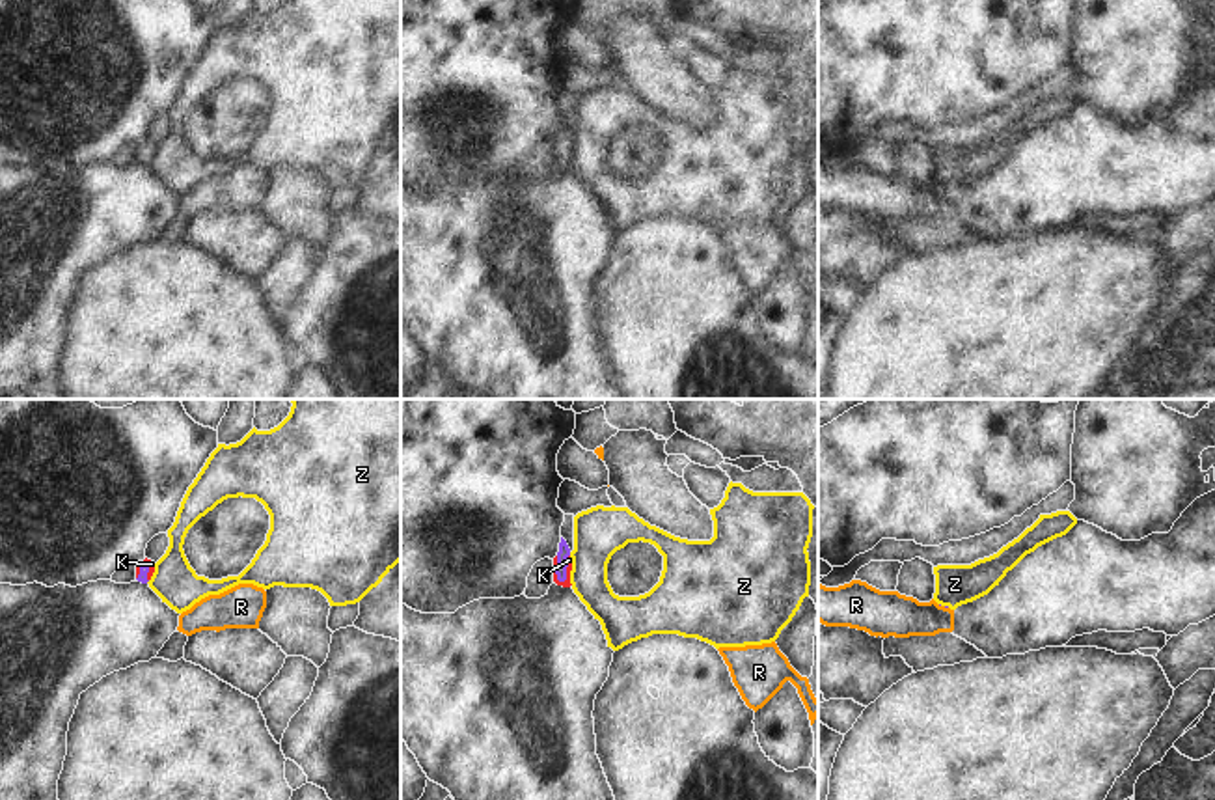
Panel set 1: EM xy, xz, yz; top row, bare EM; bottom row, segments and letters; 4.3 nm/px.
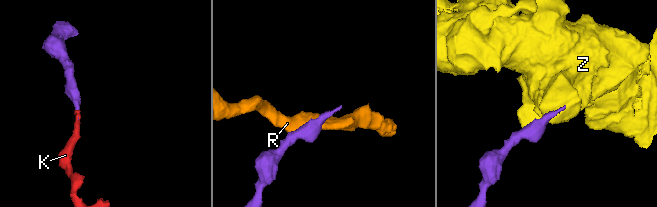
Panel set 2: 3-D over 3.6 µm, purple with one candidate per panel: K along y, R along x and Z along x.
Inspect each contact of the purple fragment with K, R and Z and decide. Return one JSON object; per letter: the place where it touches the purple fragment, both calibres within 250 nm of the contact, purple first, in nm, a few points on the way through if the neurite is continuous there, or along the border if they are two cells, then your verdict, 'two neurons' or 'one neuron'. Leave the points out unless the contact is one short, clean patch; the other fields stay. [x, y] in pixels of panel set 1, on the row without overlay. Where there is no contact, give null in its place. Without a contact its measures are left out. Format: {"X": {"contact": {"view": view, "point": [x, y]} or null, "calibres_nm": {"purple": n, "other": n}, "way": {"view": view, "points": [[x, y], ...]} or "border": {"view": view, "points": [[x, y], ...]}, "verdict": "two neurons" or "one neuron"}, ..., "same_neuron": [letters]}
{"K": {"contact": {"view": "xz", "point": [565, 151]}, "calibres_nm": {"purple": 50, "other": 30}, "way": {"view": "xz", "points": [[563, 135], [565, 151], [569, 142]]}, "verdict": "one neuron"}, "R": {"contact": null, "verdict": "two neurons"}, "Z": {"contact": null, "verdict": "two neurons"}, "same_neuron": ["K"]}

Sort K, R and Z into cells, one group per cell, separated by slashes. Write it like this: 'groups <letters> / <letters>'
groups K / R / Z

